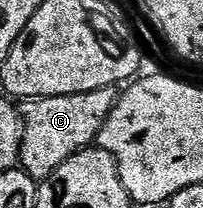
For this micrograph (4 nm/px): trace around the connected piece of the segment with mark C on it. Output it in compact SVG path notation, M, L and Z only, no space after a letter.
M115 88L95 89L78 95L58 95L57 97L37 97L28 99L19 106L20 120L24 122L22 143L20 144L20 164L37 183L54 175L66 159L89 148L100 134L102 123L116 105L118 93Z

